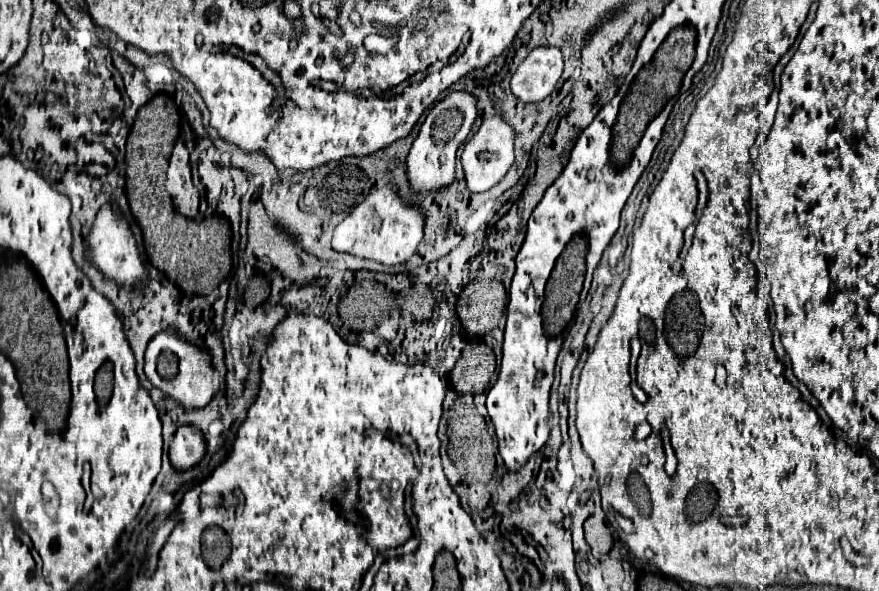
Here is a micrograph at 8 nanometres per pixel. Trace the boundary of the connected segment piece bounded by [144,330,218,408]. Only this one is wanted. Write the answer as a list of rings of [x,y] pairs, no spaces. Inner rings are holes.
[[[170,330],[170,332],[160,332],[160,334],[156,334],[156,336],[152,337],[148,342],[148,348],[146,348],[144,355],[144,372],[146,372],[148,380],[150,380],[156,388],[160,388],[164,394],[168,394],[170,398],[174,398],[174,400],[176,400],[178,404],[182,404],[184,408],[202,408],[202,406],[206,406],[206,404],[212,400],[214,392],[218,390],[218,378],[216,378],[216,374],[214,374],[212,364],[208,362],[206,350],[204,350],[204,348],[198,348],[198,346],[194,346],[194,344],[190,344],[190,342],[180,340],[178,334],[172,332],[172,330]],[[164,348],[170,348],[170,350],[178,356],[178,364],[180,364],[180,370],[178,370],[178,372],[180,372],[180,374],[176,374],[172,380],[164,380],[157,372],[156,358],[158,358],[158,354],[160,354]]]

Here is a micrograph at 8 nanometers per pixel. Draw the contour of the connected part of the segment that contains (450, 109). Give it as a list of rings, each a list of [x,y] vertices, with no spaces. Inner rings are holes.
[[[452,92],[428,112],[418,136],[412,142],[410,154],[406,156],[406,178],[416,194],[428,194],[434,190],[448,188],[452,184],[456,150],[466,140],[476,116],[478,110],[474,98],[460,92]]]

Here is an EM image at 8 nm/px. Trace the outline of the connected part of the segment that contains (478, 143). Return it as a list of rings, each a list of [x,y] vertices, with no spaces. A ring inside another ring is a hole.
[[[502,116],[482,118],[478,132],[466,142],[462,152],[466,184],[470,192],[484,192],[498,184],[514,164],[514,130]]]

